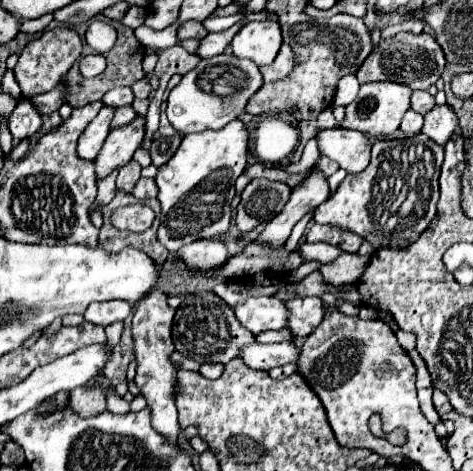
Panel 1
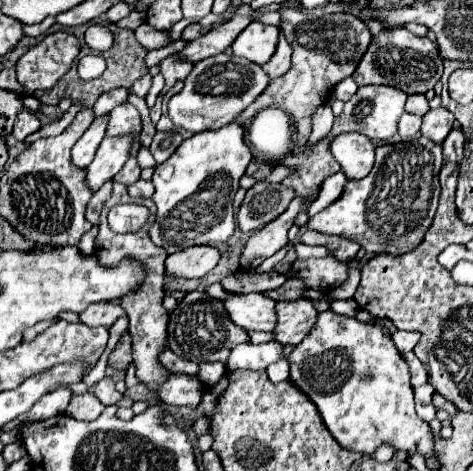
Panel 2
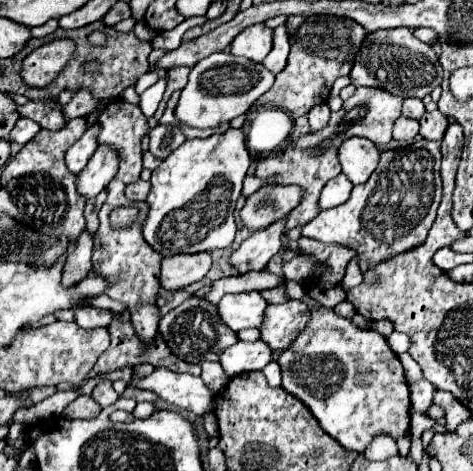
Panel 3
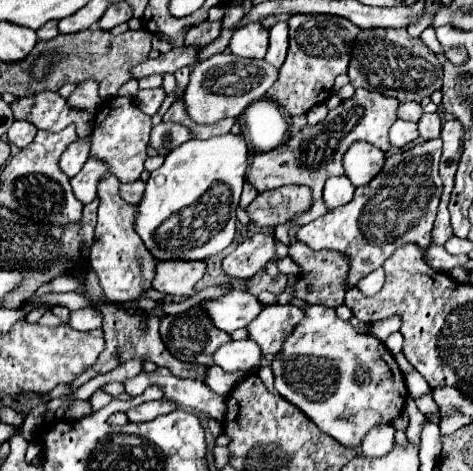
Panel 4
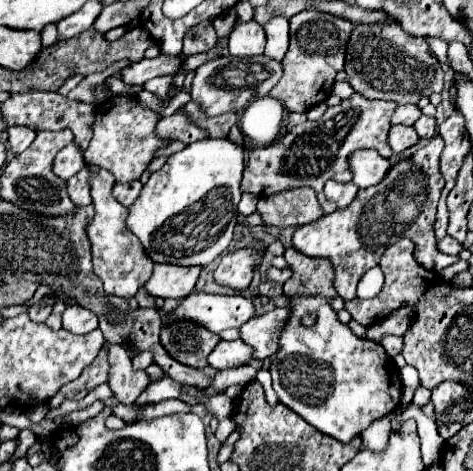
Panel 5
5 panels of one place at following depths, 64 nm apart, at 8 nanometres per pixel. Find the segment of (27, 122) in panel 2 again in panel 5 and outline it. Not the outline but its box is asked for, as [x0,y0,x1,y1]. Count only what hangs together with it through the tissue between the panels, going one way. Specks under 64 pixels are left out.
[6,126,36,154]

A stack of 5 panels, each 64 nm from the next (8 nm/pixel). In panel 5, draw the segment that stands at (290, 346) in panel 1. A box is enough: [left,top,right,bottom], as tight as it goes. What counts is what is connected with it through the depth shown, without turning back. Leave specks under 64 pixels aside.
[208,340,252,370]

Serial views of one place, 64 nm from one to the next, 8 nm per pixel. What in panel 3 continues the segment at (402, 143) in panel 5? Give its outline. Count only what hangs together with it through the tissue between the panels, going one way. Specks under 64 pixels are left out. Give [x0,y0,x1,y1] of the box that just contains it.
[394,116,420,140]

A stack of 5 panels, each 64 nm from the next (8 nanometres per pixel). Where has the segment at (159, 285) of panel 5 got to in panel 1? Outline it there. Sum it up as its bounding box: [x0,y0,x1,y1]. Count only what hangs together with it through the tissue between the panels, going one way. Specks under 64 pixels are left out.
[176,240,228,270]

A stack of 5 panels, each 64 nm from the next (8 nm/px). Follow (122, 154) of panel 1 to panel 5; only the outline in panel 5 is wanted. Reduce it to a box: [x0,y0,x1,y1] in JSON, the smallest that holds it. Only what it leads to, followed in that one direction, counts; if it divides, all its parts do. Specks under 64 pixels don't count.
[68,166,92,206]

